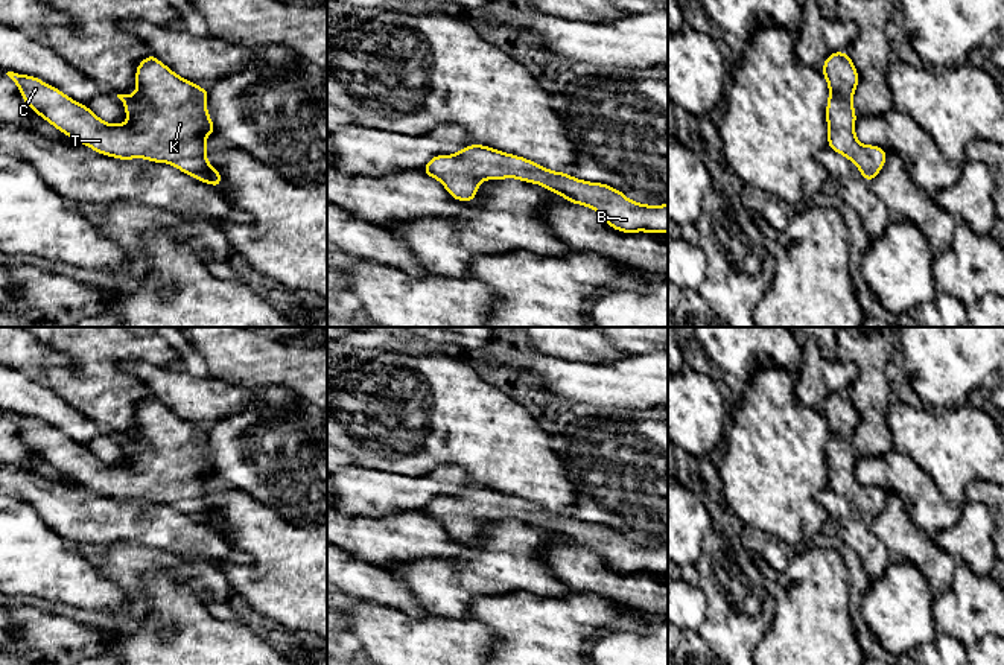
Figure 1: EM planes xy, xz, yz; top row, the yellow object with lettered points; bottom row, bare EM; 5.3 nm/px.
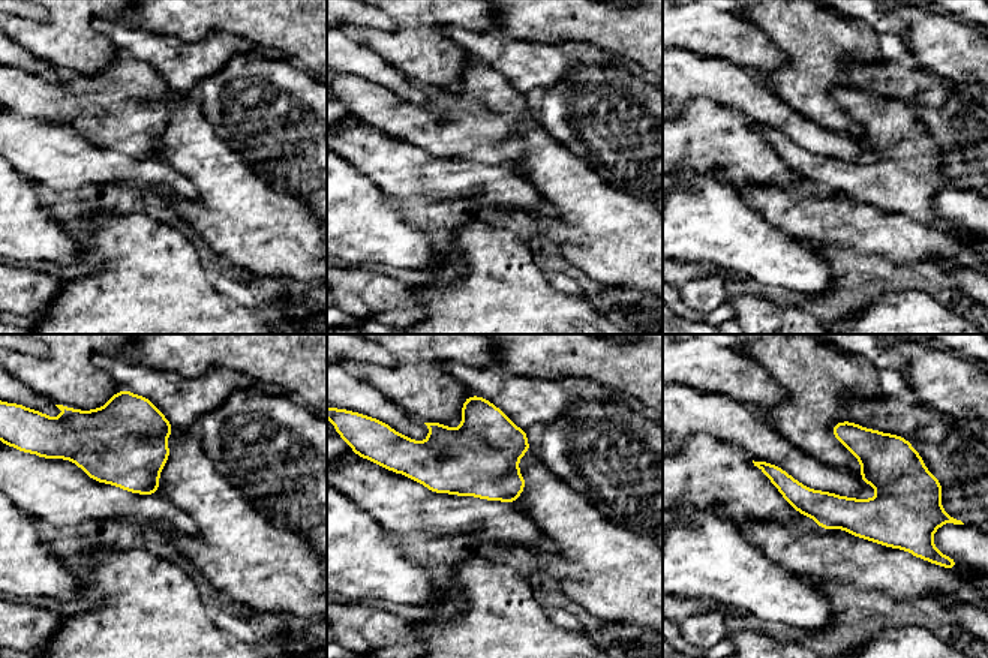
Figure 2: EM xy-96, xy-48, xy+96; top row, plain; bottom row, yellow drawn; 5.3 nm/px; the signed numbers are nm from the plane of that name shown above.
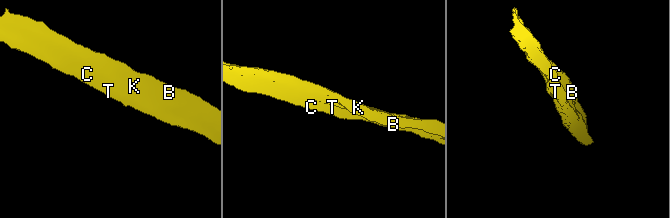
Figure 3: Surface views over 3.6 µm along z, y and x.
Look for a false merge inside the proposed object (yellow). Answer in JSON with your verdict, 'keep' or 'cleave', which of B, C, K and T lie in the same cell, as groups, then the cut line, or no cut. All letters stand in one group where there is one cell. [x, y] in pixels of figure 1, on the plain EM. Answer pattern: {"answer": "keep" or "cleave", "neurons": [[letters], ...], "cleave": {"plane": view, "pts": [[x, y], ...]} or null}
{"answer": "keep", "neurons": [["B", "C", "K", "T"]], "cleave": null}

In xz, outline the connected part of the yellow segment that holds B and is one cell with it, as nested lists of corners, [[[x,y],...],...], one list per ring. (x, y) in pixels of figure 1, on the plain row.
[[[470,485],[452,496],[435,496],[421,513],[438,520],[447,534],[461,543],[473,542],[484,520],[517,519],[540,525],[572,545],[596,551],[604,563],[618,572],[668,574],[668,543],[639,545],[604,523],[554,513],[535,502],[485,485]]]

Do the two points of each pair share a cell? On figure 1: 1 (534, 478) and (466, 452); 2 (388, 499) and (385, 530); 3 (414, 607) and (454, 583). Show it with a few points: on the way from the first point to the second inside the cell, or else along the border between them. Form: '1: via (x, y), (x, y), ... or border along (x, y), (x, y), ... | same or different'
1: via (517, 461), (508, 452), (482, 452) | same
2: border along (420, 510), (396, 510), (385, 516), (350, 516) | different
3: border along (396, 577), (413, 592), (419, 604), (429, 615) | different

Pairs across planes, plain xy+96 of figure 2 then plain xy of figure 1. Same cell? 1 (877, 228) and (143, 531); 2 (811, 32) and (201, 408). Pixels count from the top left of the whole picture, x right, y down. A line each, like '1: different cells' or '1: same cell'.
1: same cell
2: different cells

